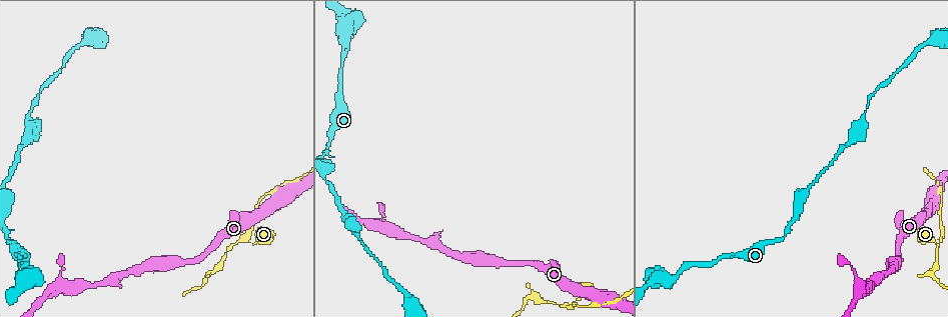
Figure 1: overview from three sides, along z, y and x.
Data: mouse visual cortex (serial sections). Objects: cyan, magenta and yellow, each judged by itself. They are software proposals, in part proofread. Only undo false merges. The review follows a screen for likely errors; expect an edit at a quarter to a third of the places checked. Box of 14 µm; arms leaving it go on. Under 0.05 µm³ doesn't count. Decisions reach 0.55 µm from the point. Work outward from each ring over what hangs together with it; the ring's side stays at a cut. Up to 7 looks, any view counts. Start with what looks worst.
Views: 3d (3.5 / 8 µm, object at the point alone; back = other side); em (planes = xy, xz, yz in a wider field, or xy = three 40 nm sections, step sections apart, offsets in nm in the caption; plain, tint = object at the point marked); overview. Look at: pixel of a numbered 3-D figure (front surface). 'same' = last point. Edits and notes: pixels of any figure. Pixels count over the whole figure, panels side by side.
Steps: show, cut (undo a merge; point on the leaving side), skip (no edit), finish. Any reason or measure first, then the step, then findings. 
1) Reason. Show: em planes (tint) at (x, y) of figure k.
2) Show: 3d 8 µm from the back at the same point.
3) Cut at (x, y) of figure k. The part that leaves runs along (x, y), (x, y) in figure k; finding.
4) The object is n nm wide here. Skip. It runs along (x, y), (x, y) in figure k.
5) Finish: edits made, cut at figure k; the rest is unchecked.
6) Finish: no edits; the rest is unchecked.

Calibre changes. Show: 3d 3.5 µm at (566, 307) of figure 1.

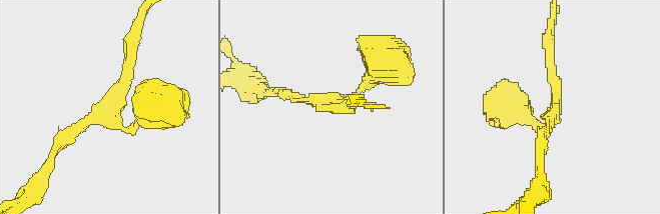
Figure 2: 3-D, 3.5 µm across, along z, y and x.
Show: em xy step 2 (tint) at (333, 107) of figure 2.

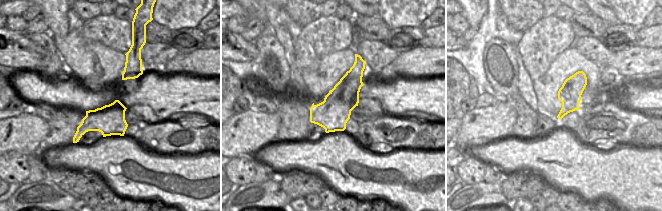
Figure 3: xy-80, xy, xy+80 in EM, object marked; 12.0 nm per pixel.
Cut it another way. Show: em planes (tint) at the same point.

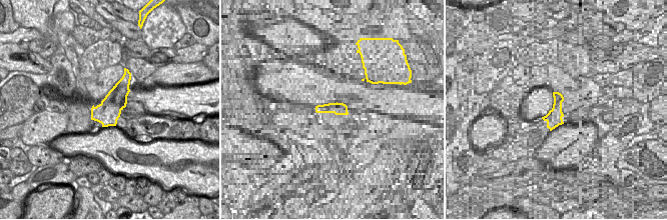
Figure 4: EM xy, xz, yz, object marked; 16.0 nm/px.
The object is 400 nm wide here. Skip. It runs along (156, 107), (132, 128), (89, 119), (55, 150) in figure 2; all the same cell.

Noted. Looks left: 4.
Abrupt turn. Show: 3d 3.5 µm at (208, 272) of figure 1.

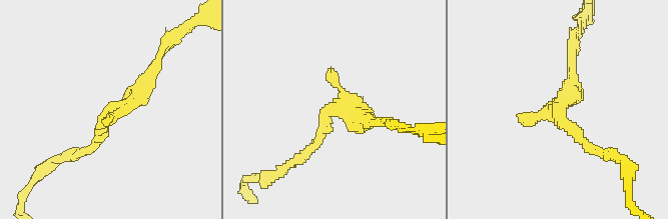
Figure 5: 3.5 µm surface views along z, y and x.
Shape alone is not enough. Show: em planes (tint) at (106, 113) of figure 5.

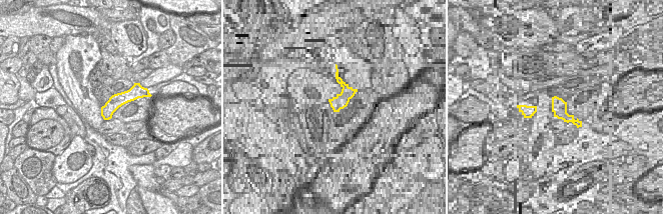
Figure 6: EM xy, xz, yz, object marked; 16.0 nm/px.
Skip. It runs along (140, 94), (118, 99), (103, 113) in figure 6; continuous, no second cell.

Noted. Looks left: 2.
A narrow waist. Show: 3d 3.5 µm from the back at (848, 262) of figure 1.

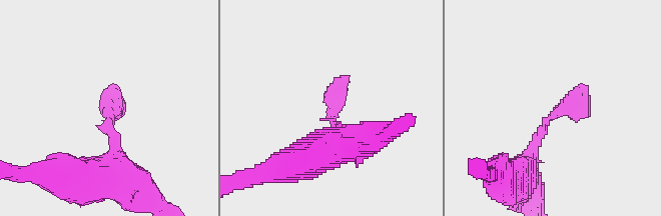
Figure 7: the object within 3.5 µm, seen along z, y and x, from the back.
Shape alone is not enough. Show: em xy step 2 (tint) at (334, 113) of figure 7.

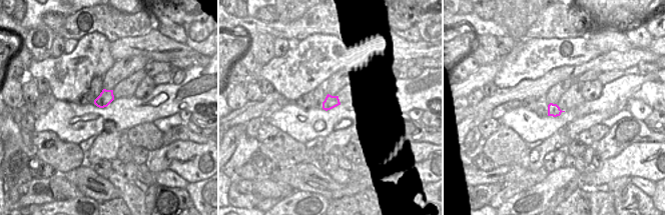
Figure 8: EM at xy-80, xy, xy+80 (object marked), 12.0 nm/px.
The object is 150 nm wide here. Skip. It runs along (520, 178), (540, 129), (581, 86) in figure 7; continuous, no second cell.

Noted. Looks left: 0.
Finish: no edits; the rest is unchecked.

